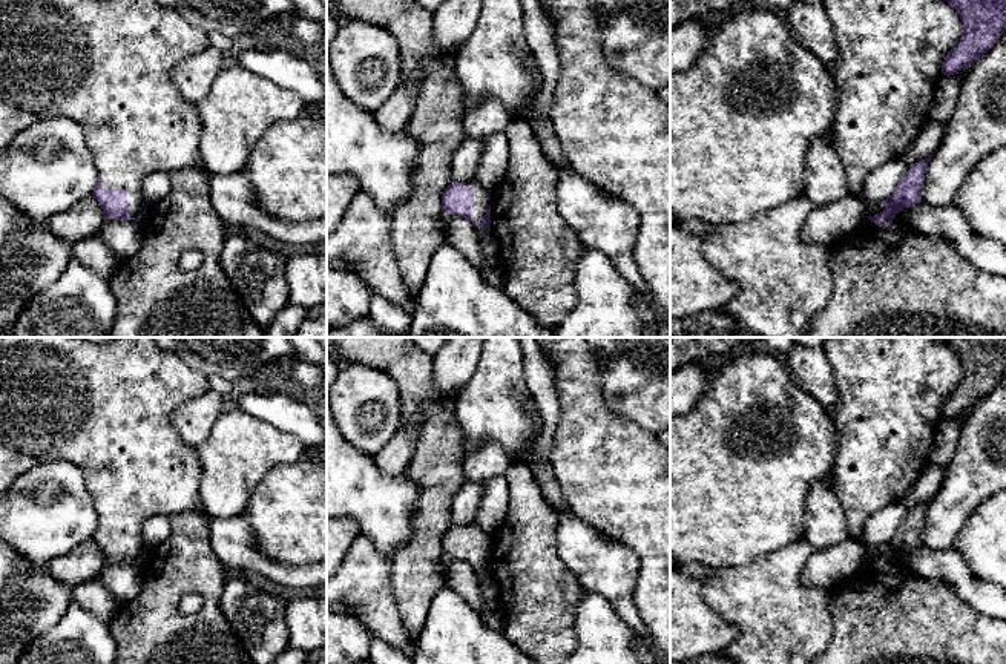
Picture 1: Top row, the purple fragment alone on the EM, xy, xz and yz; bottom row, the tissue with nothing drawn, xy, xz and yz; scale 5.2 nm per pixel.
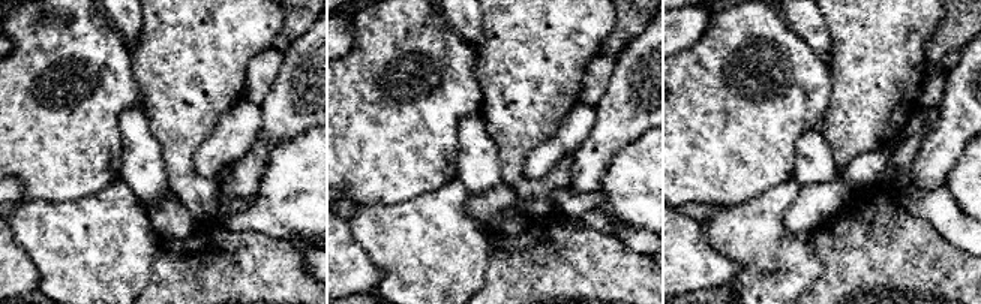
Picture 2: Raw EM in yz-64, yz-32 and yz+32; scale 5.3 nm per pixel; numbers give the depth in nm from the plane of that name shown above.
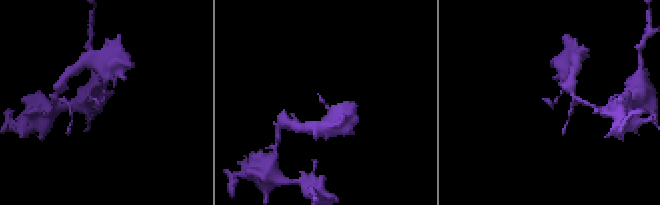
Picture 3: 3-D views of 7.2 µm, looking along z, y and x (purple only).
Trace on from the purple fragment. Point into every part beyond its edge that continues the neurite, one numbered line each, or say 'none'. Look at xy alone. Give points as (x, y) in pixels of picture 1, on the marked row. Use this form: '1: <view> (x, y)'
1: xy (106, 65)

